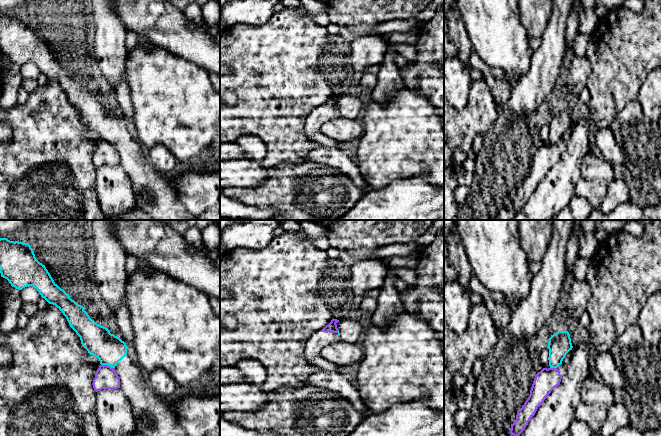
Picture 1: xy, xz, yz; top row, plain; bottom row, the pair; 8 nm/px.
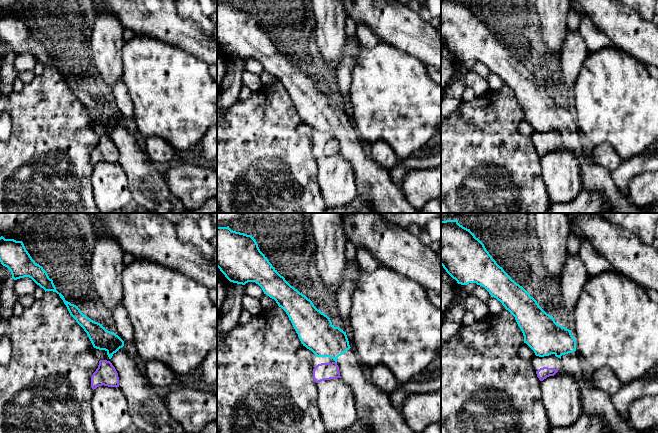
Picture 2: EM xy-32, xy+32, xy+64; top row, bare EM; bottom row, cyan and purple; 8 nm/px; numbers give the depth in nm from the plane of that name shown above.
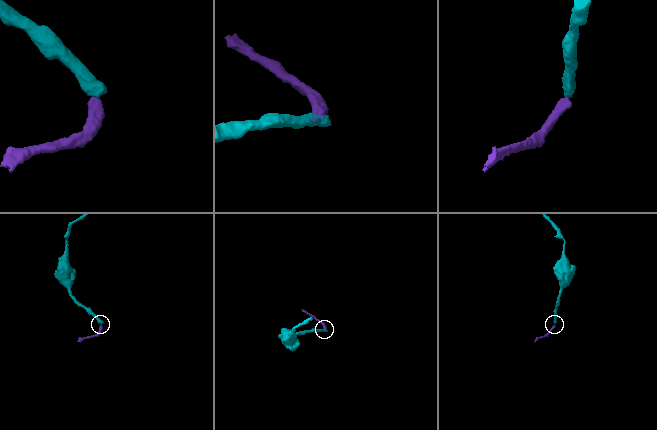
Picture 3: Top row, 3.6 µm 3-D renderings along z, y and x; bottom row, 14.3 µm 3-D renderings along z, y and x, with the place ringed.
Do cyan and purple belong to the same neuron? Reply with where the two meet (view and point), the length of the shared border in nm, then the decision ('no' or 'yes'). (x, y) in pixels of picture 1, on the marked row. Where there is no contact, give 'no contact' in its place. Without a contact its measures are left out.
xy (107, 364) | 110 nm | no

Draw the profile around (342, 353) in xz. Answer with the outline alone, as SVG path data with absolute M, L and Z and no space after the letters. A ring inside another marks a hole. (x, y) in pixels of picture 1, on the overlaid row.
M346 341L328 344L321 349L320 354L333 367L356 364L363 357L363 351L358 343L349 343Z

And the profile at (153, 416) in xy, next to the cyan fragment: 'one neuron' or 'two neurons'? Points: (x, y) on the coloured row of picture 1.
one neuron

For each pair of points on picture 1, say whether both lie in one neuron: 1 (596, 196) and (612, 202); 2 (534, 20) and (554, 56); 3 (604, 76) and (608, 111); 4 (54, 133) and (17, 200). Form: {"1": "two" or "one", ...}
{"1": "two", "2": "two", "3": "one", "4": "one"}

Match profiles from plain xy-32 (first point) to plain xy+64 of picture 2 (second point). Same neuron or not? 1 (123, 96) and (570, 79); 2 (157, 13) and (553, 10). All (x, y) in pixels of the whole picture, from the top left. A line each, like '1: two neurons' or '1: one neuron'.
1: one neuron
2: two neurons

